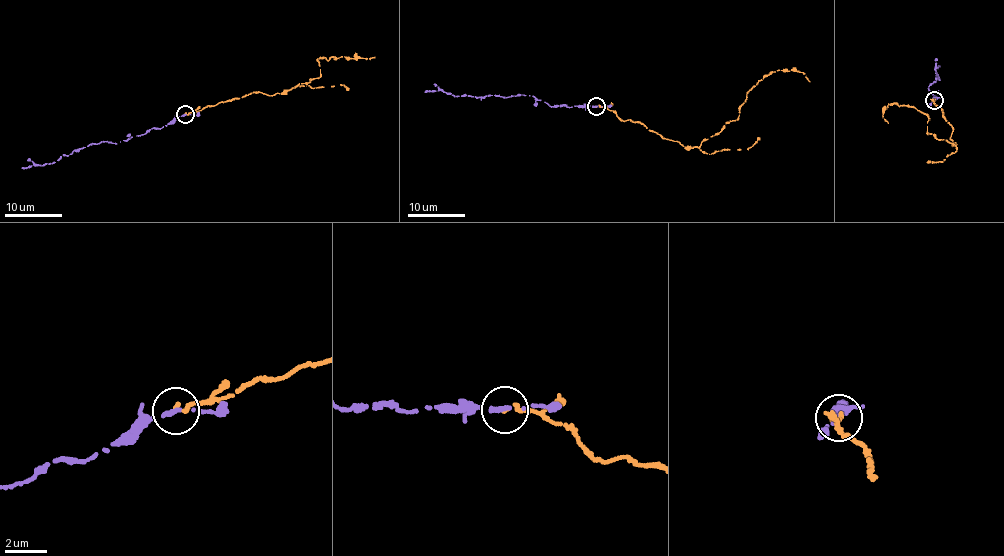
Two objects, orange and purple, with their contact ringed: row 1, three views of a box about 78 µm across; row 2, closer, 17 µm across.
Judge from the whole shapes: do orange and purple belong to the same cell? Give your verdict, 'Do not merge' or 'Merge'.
Merge

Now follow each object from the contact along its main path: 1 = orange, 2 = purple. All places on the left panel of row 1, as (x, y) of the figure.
1: (185, 114), (258, 92), (271, 96), (284, 93), (320, 75), (319, 58), (374, 58)
2: (185, 114), (159, 129), (151, 127), (117, 144), (89, 144), (51, 164), (22, 168)

